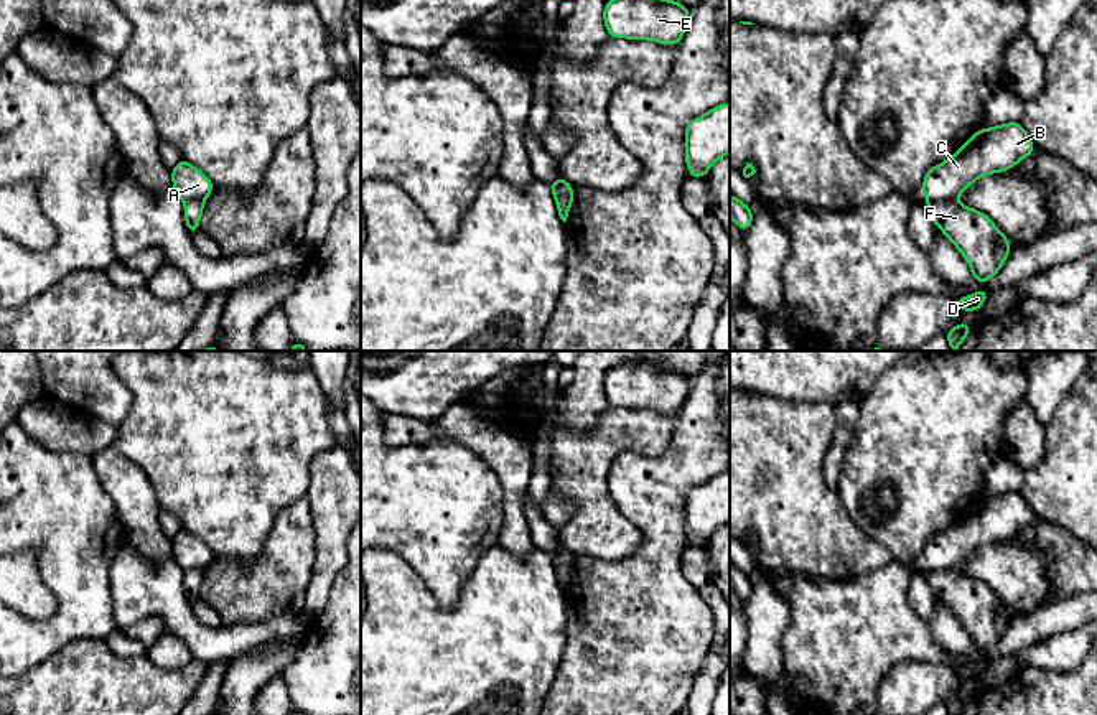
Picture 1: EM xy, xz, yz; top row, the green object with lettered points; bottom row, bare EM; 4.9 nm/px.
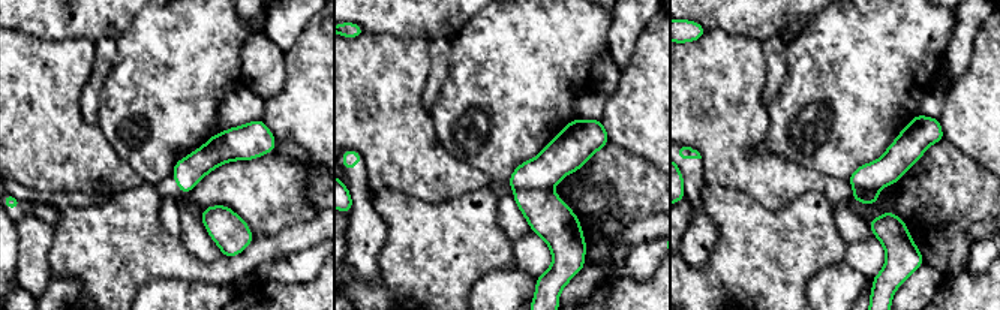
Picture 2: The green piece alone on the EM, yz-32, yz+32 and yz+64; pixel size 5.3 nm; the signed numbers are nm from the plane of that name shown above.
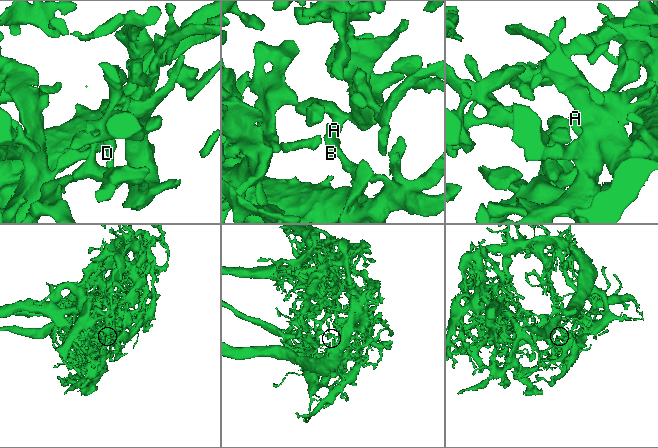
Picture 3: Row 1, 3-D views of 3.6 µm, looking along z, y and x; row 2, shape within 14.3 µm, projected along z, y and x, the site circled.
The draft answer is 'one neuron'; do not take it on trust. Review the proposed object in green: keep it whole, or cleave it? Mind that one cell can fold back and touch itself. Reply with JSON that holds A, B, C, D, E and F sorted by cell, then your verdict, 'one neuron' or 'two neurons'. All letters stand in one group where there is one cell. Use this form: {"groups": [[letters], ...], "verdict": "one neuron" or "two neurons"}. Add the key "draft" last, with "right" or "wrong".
{"groups": [["A", "B", "C"], ["D", "E", "F"]], "verdict": "two neurons", "draft": "wrong"}

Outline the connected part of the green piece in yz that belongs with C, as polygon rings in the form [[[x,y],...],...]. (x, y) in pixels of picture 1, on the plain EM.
[[[1021,491],[980,498],[955,524],[927,539],[921,554],[926,570],[955,568],[983,544],[1006,540],[1034,519]]]

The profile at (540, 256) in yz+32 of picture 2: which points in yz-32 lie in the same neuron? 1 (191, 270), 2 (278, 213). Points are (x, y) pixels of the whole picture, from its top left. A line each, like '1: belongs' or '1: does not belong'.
1: does not belong
2: belongs

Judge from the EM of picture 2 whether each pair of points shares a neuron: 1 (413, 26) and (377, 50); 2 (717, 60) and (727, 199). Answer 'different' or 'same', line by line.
1: different
2: different

